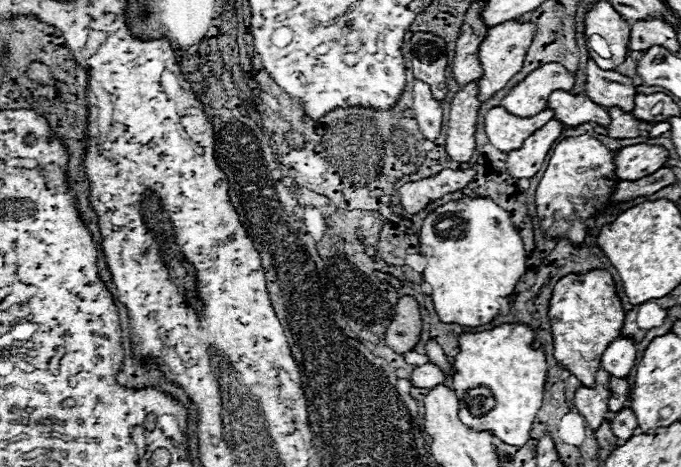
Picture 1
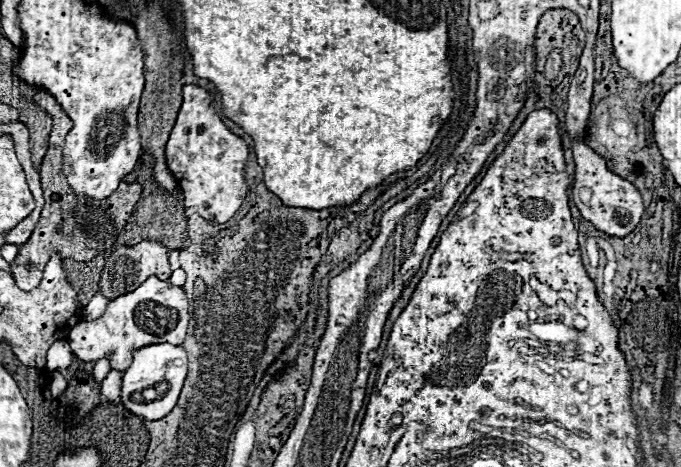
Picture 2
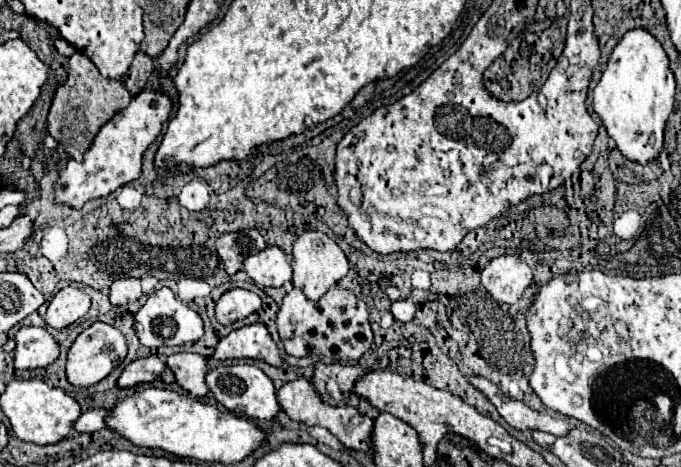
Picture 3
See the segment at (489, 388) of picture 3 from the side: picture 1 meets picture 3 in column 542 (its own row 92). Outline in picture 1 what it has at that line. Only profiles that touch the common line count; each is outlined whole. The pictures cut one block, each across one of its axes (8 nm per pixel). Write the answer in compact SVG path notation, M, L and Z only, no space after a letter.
M422 80L414 82L414 112L424 138L430 142L436 142L436 138L442 132L444 112L440 102L434 100L428 84L424 84Z

